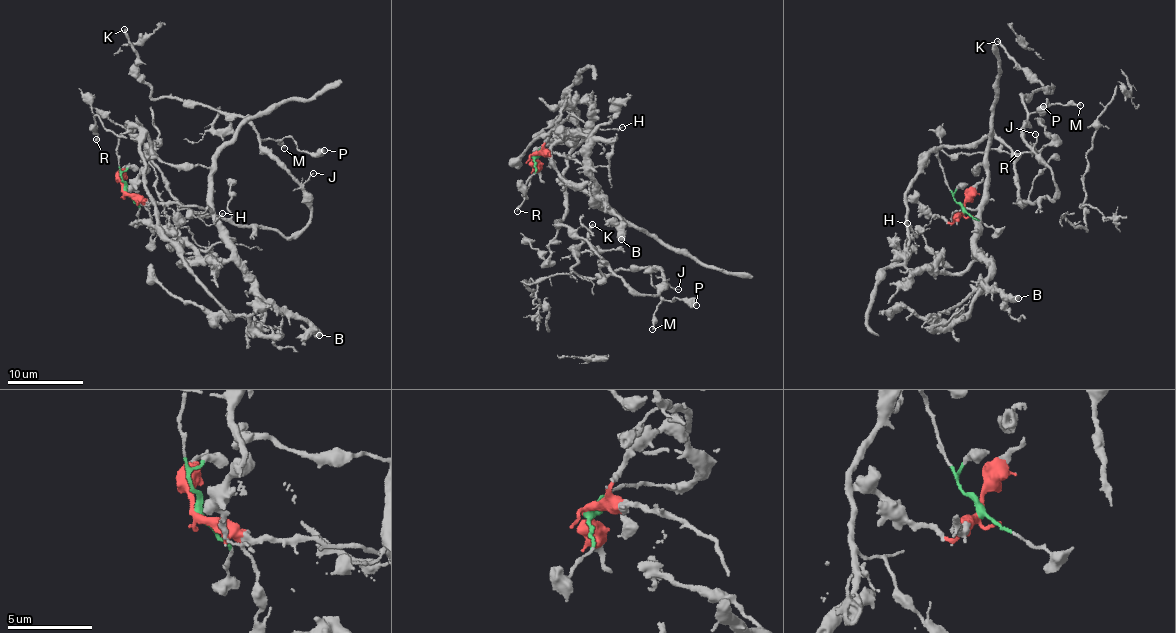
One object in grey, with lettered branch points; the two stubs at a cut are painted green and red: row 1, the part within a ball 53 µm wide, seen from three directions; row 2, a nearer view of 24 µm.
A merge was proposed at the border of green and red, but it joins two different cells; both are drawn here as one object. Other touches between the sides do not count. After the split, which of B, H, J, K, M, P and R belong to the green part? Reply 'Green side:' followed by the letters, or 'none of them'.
Green side: H, J, K, M, P, R

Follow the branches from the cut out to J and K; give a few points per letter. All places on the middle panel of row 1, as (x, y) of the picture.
J: (533, 155), (569, 144), (564, 207), (553, 222), (640, 293), (655, 296), (665, 281), (679, 289)
K: (533, 155), (569, 144), (553, 222), (654, 295), (665, 279), (656, 268), (572, 269), (592, 224)

